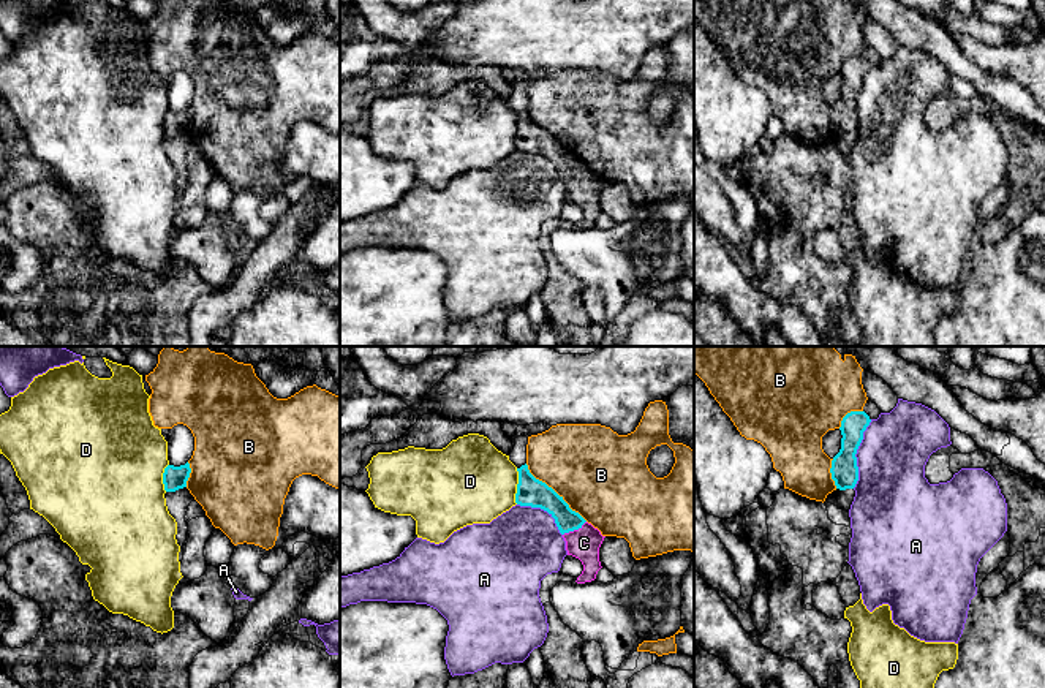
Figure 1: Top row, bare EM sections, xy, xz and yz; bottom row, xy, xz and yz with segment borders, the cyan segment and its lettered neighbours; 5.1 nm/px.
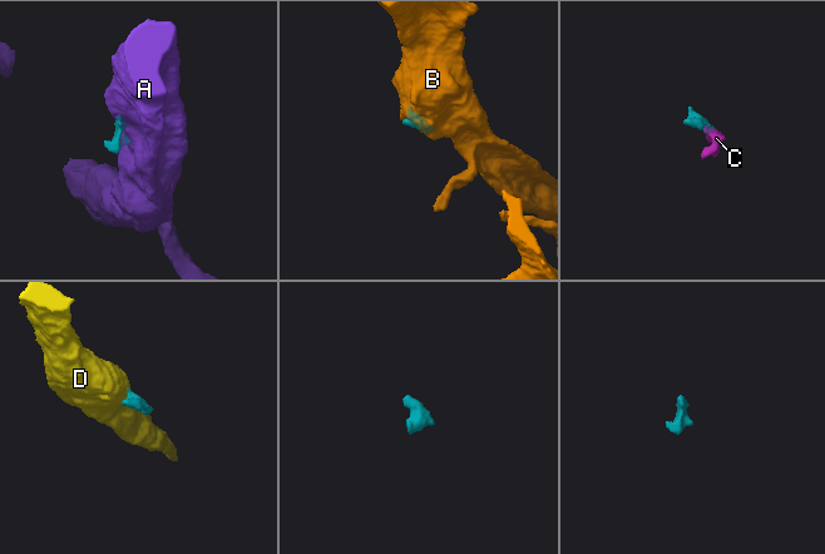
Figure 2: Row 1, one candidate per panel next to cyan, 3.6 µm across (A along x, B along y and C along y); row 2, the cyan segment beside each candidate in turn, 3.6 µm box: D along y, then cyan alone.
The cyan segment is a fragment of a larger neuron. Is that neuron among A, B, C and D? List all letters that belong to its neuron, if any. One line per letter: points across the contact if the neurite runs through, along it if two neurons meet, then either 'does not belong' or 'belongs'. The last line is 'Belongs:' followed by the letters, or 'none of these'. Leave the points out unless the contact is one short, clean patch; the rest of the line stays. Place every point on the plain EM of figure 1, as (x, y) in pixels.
A: does not belong
B: does not belong
C: across xz (538, 141), (543, 141), (574, 174), (584, 189) | belongs
D: along xz (516, 114), (517, 149) | does not belong
Belongs: C

